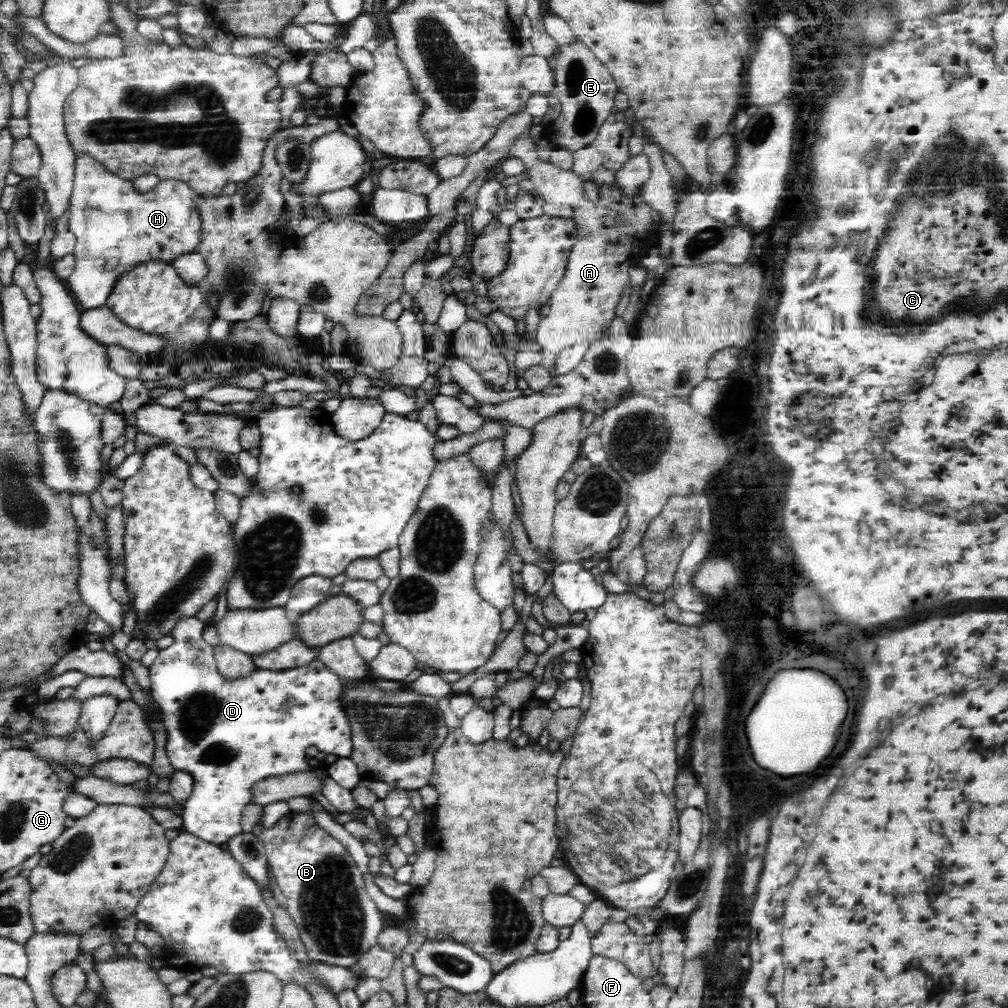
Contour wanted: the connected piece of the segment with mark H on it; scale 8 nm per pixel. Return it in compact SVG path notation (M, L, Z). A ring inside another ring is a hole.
M78 153L69 201L69 232L76 238L75 268L66 280L66 291L79 310L104 306L120 274L137 263L154 258L172 264L181 255L196 251L201 225L193 197L190 186L174 179L162 180L154 190L140 194L132 181L118 178L91 154Z

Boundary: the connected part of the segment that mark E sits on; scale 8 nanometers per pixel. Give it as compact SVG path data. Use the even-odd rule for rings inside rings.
M581 40L576 44L558 48L556 57L555 91L561 102L562 122L564 122L560 124L558 144L560 148L574 153L596 140L600 127L612 112L613 98L618 88L610 71Z

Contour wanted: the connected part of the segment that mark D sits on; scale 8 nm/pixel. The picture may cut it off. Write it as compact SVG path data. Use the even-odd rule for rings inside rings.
M185 616L176 619L170 635L174 643L159 651L153 664L149 666L152 684L152 697L160 705L164 714L168 733L166 751L172 767L186 770L194 779L193 790L187 798L182 819L187 832L194 834L204 842L216 845L228 842L243 834L242 811L250 804L249 788L259 780L282 774L302 774L315 772L321 782L321 793L340 813L352 812L358 815L358 822L365 822L370 808L356 805L350 789L342 788L327 771L306 762L306 749L316 746L326 755L334 754L339 758L351 758L353 752L350 716L345 705L345 691L355 688L356 681L341 679L321 660L312 660L306 666L292 670L262 670L256 668L250 676L226 681L221 677L215 663L213 646L202 637L205 622L198 617Z

